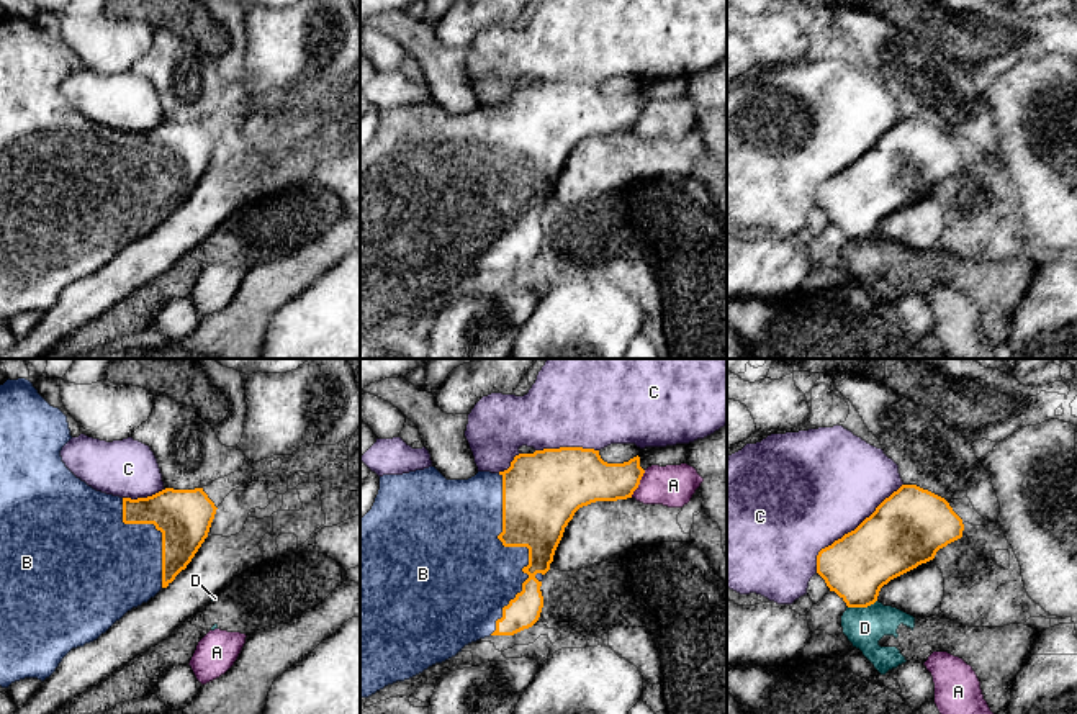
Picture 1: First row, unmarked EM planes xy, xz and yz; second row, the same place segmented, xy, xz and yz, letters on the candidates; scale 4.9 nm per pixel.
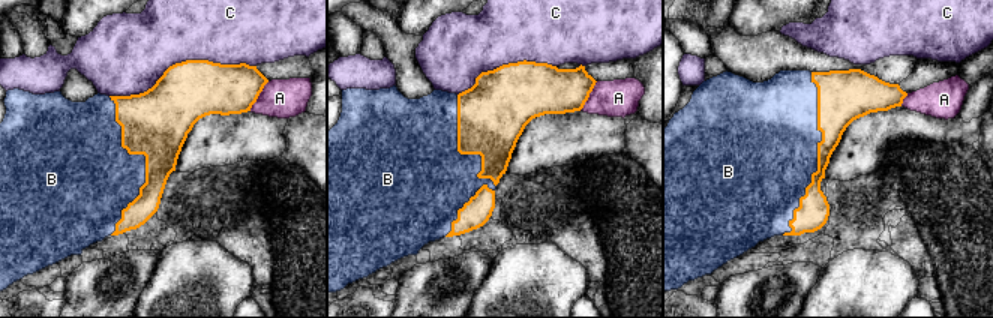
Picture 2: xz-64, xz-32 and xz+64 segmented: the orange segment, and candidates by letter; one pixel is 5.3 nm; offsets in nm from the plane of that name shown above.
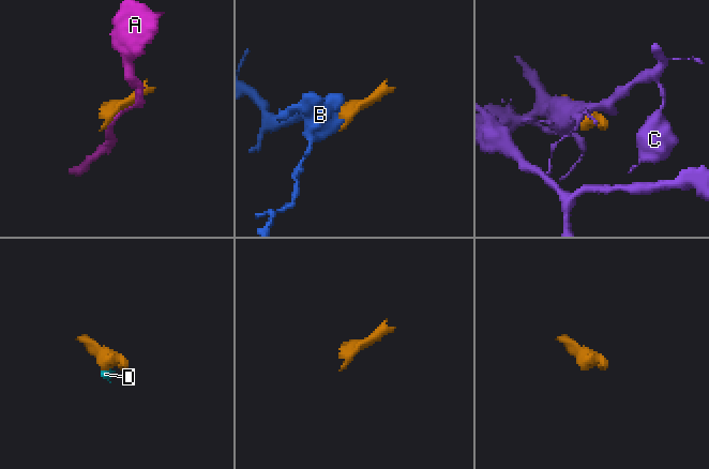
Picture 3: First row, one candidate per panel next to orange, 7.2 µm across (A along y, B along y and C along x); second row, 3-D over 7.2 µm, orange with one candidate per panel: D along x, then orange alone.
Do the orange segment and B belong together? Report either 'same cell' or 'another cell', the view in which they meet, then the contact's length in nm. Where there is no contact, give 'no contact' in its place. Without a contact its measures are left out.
same cell | xz | 800 nm

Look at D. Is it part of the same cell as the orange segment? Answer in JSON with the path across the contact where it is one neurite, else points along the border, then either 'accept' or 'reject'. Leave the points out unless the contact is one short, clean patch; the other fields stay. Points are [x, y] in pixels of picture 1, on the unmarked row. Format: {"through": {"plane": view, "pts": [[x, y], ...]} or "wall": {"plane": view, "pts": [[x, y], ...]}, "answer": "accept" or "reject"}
{"wall": {"plane": "yz", "pts": [[876, 233], [866, 239], [848, 241]]}, "answer": "reject"}

